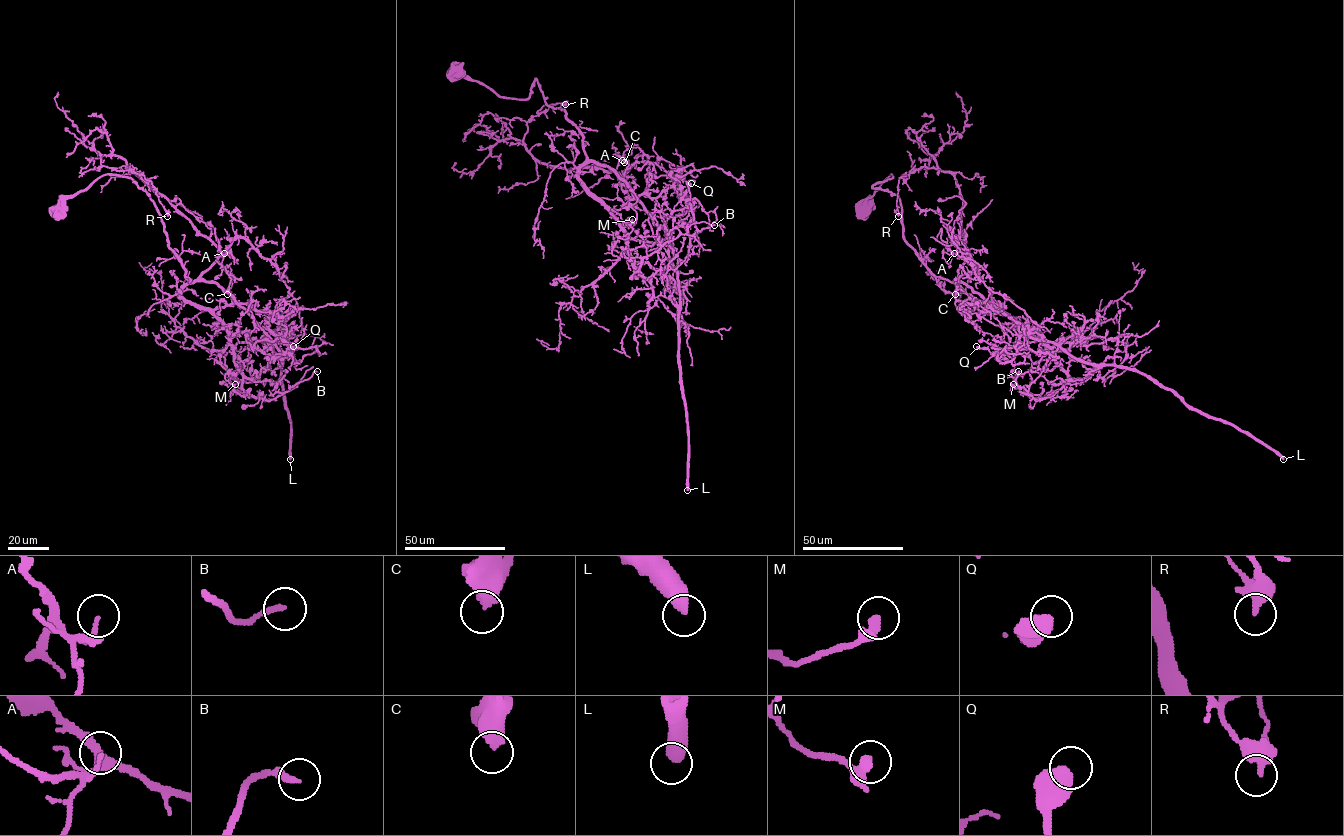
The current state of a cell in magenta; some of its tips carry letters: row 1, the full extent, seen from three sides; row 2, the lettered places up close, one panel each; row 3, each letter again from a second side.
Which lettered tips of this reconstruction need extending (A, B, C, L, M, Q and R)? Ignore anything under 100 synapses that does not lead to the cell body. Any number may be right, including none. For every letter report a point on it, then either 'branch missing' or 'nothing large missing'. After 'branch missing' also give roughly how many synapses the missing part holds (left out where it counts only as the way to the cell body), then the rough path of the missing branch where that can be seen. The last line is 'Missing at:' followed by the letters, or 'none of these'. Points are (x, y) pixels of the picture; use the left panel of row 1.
A: at (224, 253); nothing large missing
B: at (317, 371); nothing large missing
C: at (227, 294); nothing large missing
L: at (290, 459); branch missing; about 1500 synapses
M: at (235, 384); nothing large missing
Q: at (293, 346); nothing large missing
R: at (167, 216); nothing large missing
Missing at: L

